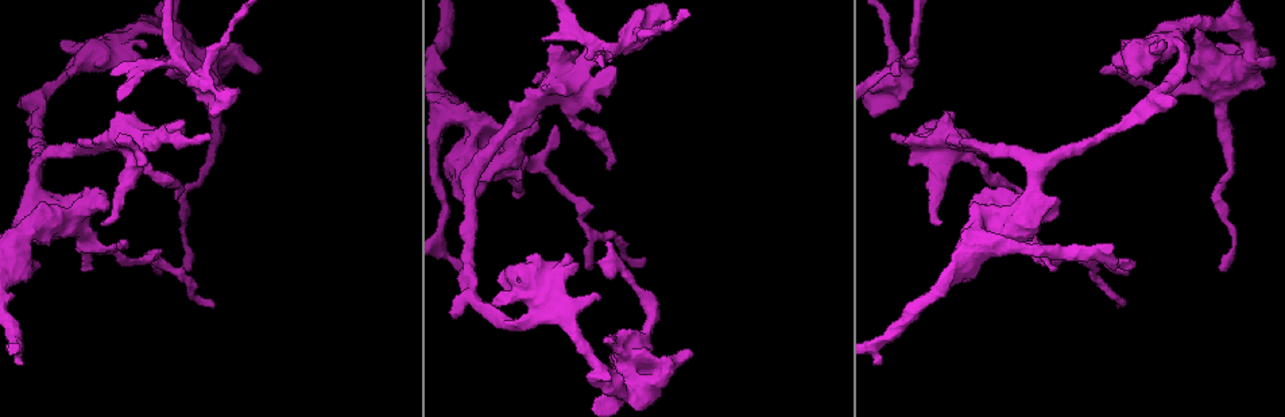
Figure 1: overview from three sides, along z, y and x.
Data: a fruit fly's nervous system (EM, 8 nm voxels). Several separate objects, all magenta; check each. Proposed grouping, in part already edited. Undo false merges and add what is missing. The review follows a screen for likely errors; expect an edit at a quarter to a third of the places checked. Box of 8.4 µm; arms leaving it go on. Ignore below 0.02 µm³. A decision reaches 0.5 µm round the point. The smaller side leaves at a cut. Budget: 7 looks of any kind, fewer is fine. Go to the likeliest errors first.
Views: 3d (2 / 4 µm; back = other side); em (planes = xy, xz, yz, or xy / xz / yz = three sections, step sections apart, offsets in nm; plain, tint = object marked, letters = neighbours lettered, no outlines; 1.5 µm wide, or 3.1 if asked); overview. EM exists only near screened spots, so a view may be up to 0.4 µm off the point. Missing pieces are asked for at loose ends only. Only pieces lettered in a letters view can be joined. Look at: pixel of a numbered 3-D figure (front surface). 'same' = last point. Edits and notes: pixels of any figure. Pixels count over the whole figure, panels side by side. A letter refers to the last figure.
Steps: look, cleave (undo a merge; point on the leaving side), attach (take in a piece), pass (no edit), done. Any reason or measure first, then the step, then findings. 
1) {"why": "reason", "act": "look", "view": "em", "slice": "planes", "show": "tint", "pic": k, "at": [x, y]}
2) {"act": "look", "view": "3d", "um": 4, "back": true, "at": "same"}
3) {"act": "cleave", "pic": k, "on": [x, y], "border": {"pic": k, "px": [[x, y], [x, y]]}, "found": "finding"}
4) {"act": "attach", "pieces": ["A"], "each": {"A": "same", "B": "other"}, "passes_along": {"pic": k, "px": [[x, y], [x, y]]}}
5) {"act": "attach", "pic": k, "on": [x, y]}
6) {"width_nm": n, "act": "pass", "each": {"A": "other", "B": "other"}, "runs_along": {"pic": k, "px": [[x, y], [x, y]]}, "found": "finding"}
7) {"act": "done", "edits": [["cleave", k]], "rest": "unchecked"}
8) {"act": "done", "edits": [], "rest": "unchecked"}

{"why": "thick end", "act": "look", "view": "em", "slice": "planes", "show": "letters", "pic": 1, "at": [647, 356]}

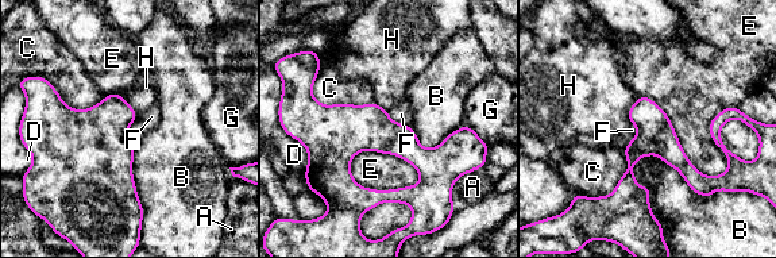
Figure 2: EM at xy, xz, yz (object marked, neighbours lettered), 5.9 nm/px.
{"act": "pass", "each": {"A": "other", "B": "other", "C": "other", "D": "other", "E": "other", "F": "other", "G": "other", "H": "other"}, "runs_along": {"pic": 2, "px": [[308, 122], [417, 156], [470, 135]]}, "found": "none of them fits"}

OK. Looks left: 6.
{"why": "calibre changes", "act": "look", "view": "3d", "um": 4, "pic": 1, "at": [126, 183]}

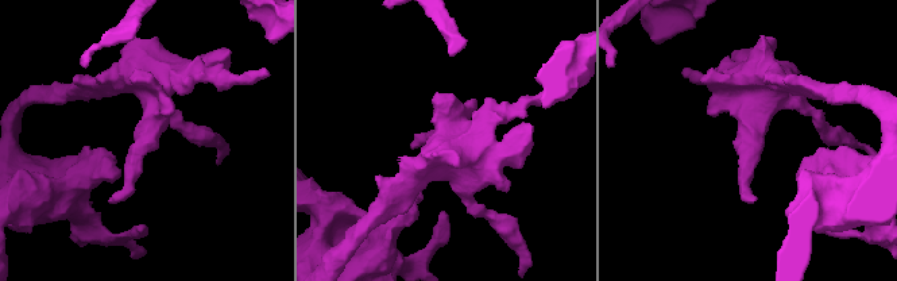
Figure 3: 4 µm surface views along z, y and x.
{"act": "look", "view": "em", "slice": "xz", "step": 8, "show": "tint", "pic": 3, "at": [144, 145]}

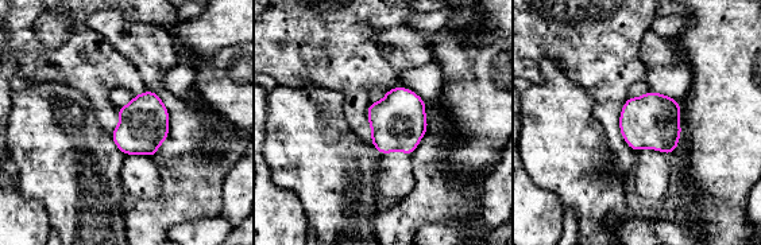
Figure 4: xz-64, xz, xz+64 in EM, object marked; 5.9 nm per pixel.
{"why": "another direction", "act": "look", "view": "em", "slice": "planes", "show": "letters", "at": "same"}

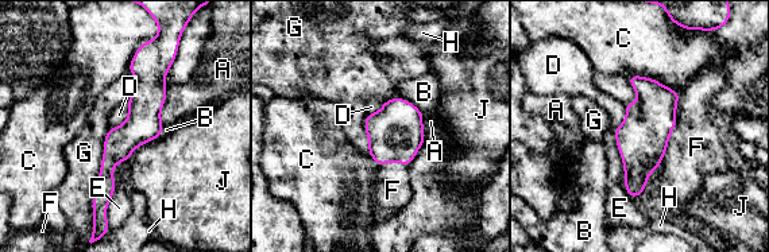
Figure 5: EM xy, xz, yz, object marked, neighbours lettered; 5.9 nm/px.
{"act": "pass", "each": {"A": "other", "B": "other", "C": "other", "D": "other", "E": "other", "F": "other", "G": "other", "H": "other", "J": "other"}, "found": "all the same neuron"}

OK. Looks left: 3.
{"why": "tapers out", "act": "look", "view": "3d", "um": 4, "pic": 1, "at": [186, 268]}

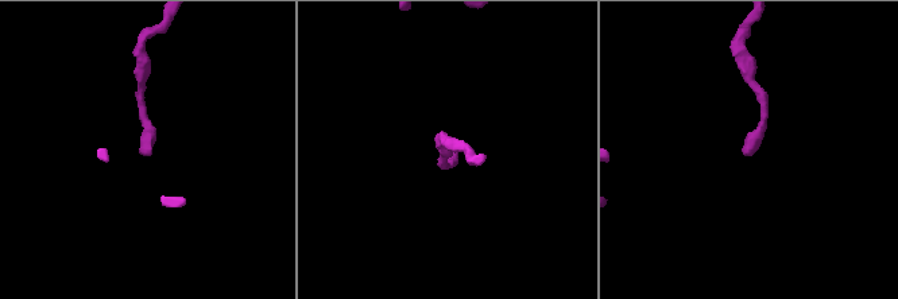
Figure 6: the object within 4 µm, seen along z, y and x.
{"why": "now the EM", "act": "look", "view": "em", "slice": "xy", "step": 8, "show": "letters", "pic": 6, "at": [753, 154]}

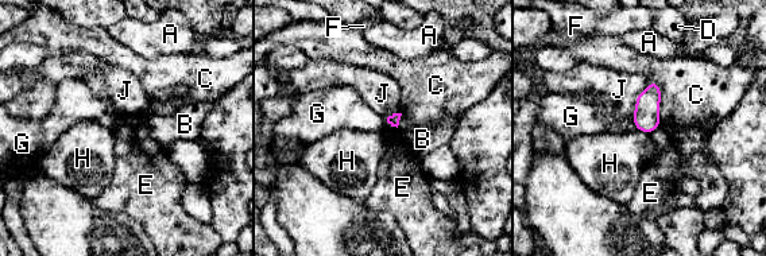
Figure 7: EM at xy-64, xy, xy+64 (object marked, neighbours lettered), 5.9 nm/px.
{"longest_contact_nm": ["C", 280], "act": "pass", "each": {"A": "other", "B": "other", "C": "other", "D": "other", "E": "other", "F": "other", "G": "other", "H": "other", "J": "other"}, "border": {"pic": 7, "px": [[649, 81], [630, 115]]}, "found": "none of them fits"}

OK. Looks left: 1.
{"act": "done", "edits": [], "rest": "unchecked"}

